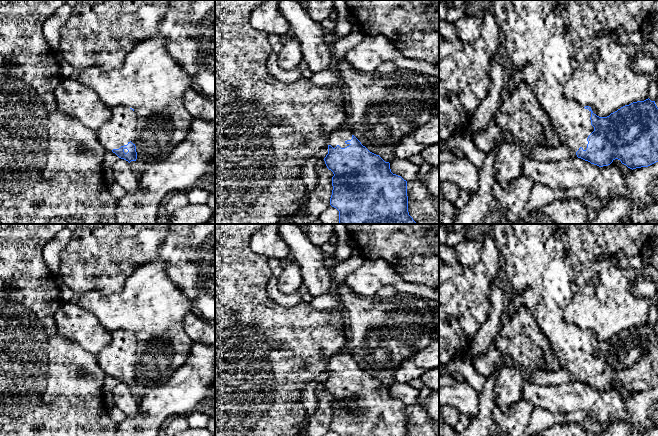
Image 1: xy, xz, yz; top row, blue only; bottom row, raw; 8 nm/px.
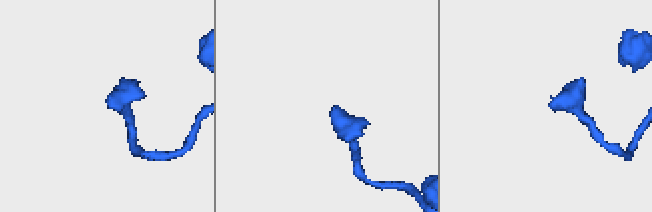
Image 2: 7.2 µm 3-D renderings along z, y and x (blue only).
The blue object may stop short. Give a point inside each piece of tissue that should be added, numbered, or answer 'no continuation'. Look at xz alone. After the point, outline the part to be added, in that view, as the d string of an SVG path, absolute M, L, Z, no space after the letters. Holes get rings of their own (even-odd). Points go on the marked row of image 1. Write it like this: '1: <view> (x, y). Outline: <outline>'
1: xz (337, 137). Outline: M349 127L345 129L336 129L330 132L326 140L325 149L328 150L329 145L331 145L333 148L335 148L337 145L339 145L341 148L349 146L350 144L346 144L345 142L347 140L351 140L352 135L353 134L350 131Z

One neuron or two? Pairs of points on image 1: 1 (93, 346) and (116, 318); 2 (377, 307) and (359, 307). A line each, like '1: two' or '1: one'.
1: two
2: one

